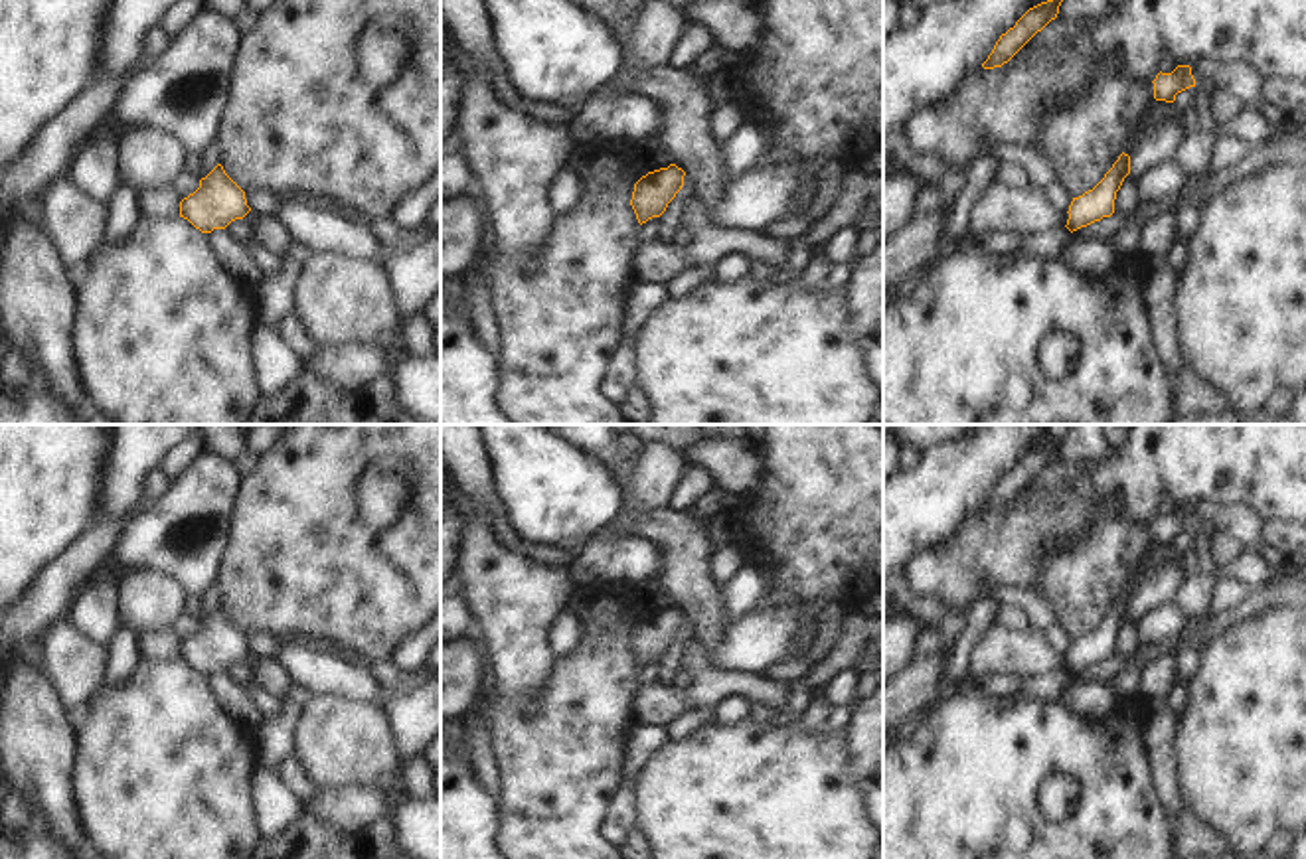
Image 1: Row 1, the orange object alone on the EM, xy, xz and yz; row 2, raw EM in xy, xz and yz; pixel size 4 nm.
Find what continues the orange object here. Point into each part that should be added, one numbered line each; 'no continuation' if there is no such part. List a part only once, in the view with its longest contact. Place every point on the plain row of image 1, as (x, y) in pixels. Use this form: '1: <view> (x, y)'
no continuation.

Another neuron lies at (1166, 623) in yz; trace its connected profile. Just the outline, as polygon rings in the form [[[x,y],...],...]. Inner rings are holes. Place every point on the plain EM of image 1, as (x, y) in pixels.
[[[1166,606],[1150,612],[1140,624],[1138,634],[1142,644],[1162,644],[1180,636],[1189,618],[1178,606]]]

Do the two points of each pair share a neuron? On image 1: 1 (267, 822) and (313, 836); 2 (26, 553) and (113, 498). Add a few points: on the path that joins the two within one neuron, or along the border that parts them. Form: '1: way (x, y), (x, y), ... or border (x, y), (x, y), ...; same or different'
1: border (303, 808), (267, 838); different
2: border (103, 463), (101, 494), (93, 518); different

